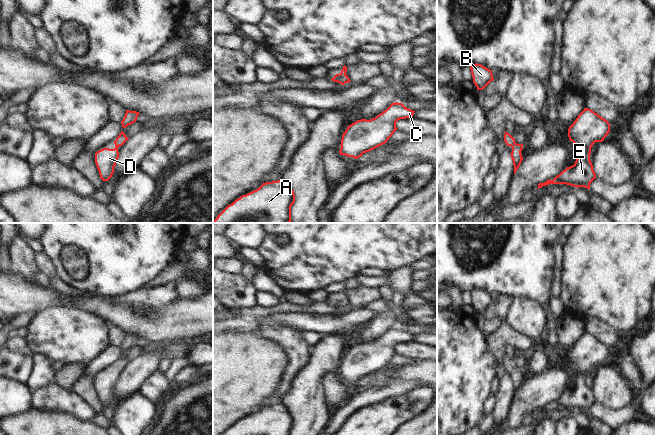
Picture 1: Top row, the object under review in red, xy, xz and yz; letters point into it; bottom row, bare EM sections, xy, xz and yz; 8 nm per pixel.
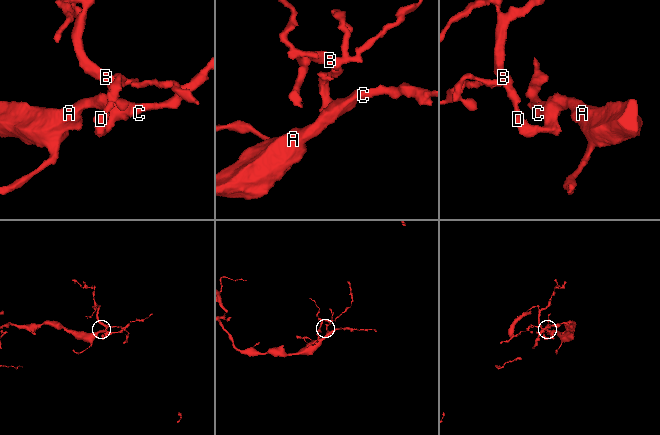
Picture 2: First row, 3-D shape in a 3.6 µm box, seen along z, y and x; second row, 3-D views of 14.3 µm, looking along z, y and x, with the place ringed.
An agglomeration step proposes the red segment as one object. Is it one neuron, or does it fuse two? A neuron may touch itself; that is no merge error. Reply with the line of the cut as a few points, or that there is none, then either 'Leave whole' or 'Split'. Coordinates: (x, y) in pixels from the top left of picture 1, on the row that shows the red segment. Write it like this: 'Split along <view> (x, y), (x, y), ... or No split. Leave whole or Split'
No split. Leave whole.

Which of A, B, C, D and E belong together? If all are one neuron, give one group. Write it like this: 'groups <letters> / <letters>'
groups A B C D E

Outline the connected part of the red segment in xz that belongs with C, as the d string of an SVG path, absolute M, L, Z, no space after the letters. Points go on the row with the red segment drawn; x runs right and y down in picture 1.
M395 102L373 119L357 120L342 135L340 155L357 159L385 144L397 130L396 122L413 117L414 112L402 103Z

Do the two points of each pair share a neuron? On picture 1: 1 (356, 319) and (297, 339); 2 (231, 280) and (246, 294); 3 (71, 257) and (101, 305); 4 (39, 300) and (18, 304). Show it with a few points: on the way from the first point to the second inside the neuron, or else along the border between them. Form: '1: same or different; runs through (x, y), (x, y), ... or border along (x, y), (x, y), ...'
1: different; border along (279, 325), (291, 325), (302, 331)
2: same; runs through (235, 284), (242, 290)
3: different; border along (87, 293), (98, 293), (104, 297)
4: same; runs through (34, 300), (23, 300)

